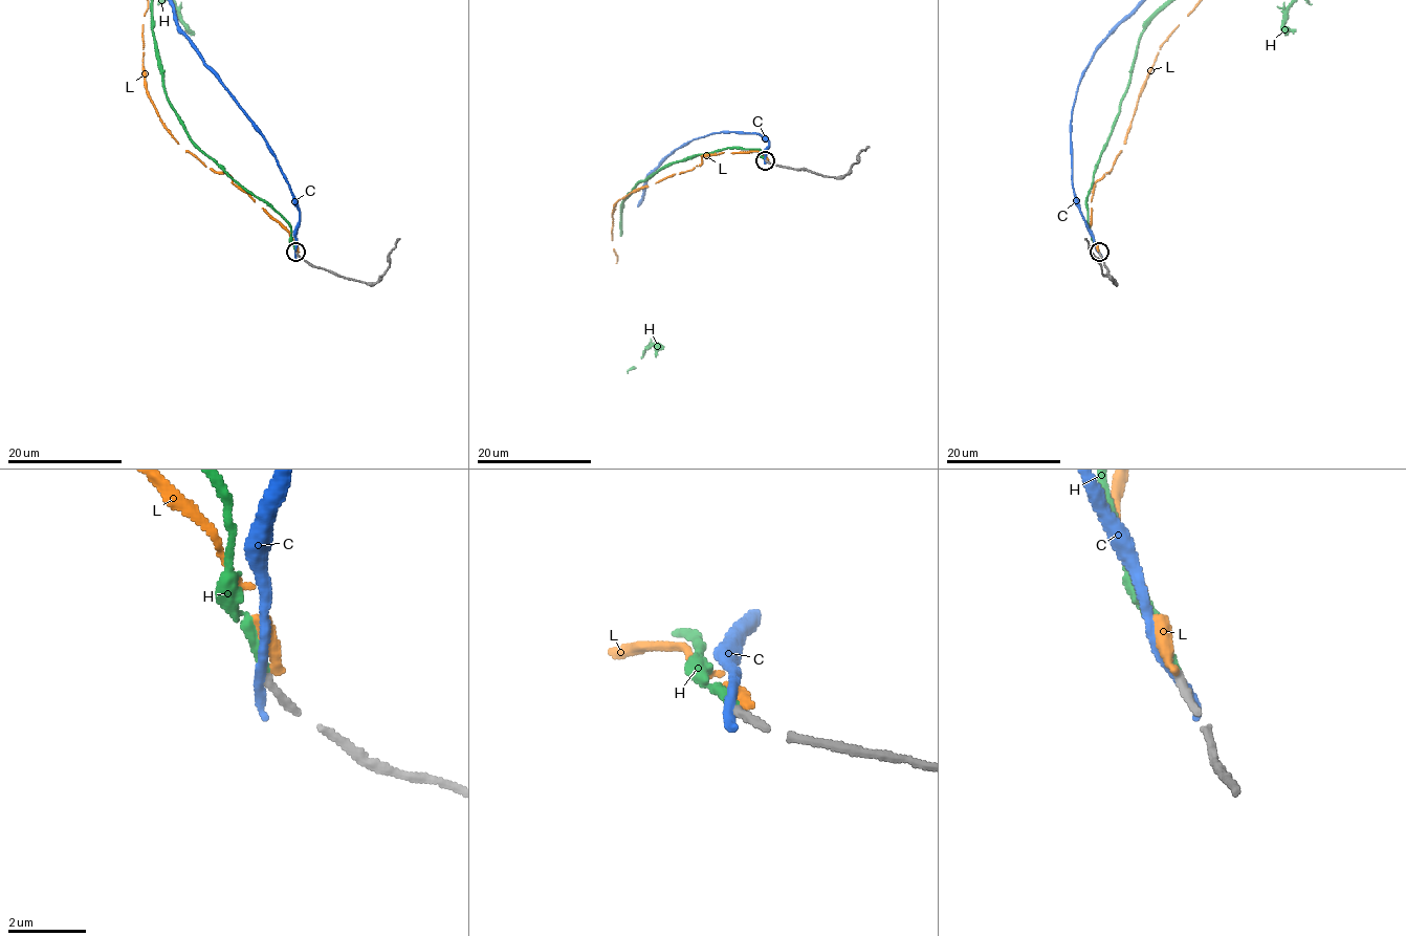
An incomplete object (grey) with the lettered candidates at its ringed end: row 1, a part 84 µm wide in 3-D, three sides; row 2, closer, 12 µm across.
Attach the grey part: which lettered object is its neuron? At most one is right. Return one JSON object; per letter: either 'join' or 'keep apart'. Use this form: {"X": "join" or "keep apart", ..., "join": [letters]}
{"C": "keep apart", "H": "join", "L": "keep apart", "join": ["H"]}

